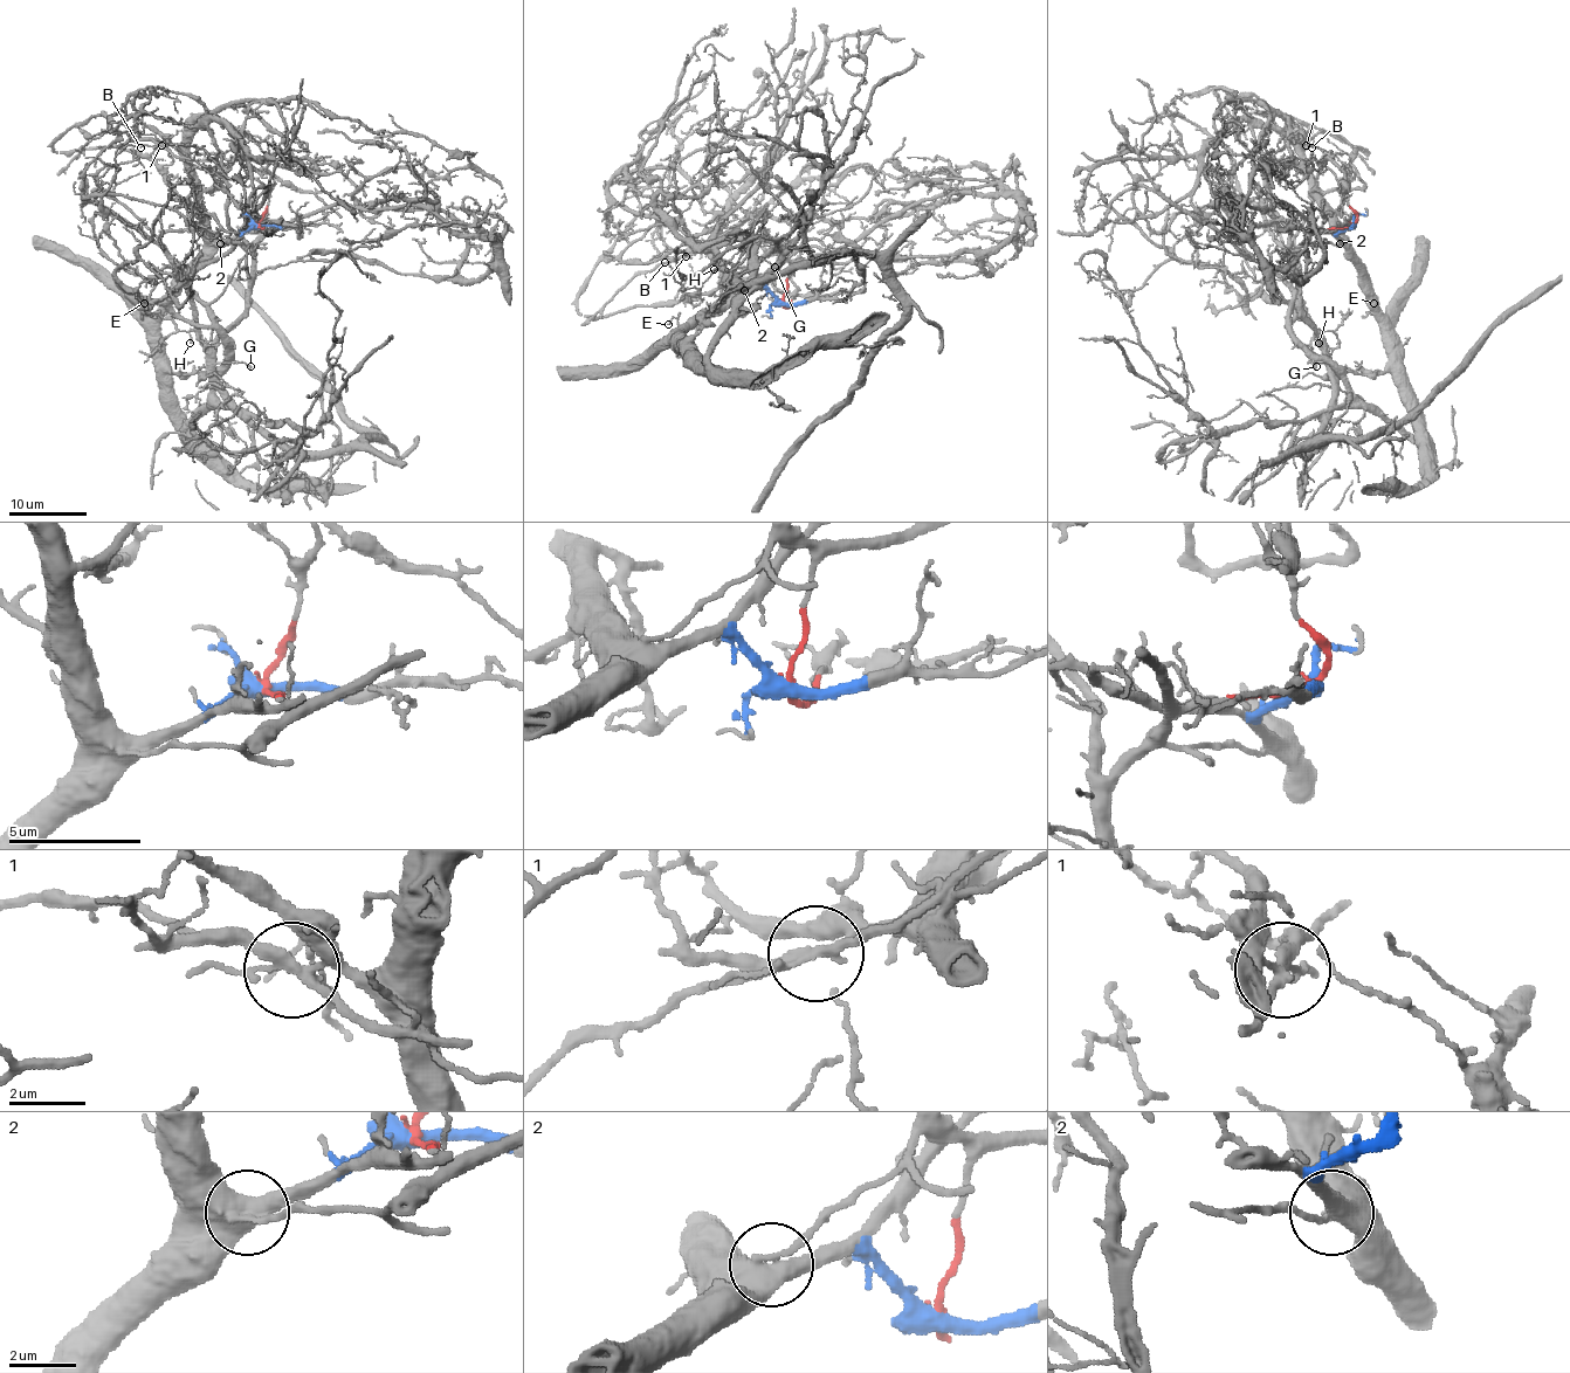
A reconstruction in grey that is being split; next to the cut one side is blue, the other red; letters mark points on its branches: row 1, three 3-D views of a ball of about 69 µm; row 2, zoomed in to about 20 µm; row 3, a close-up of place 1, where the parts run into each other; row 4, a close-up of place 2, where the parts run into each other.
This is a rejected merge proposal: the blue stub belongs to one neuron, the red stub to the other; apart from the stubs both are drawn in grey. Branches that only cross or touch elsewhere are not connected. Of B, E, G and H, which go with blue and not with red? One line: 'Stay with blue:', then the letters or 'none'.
Stay with blue: B, E

